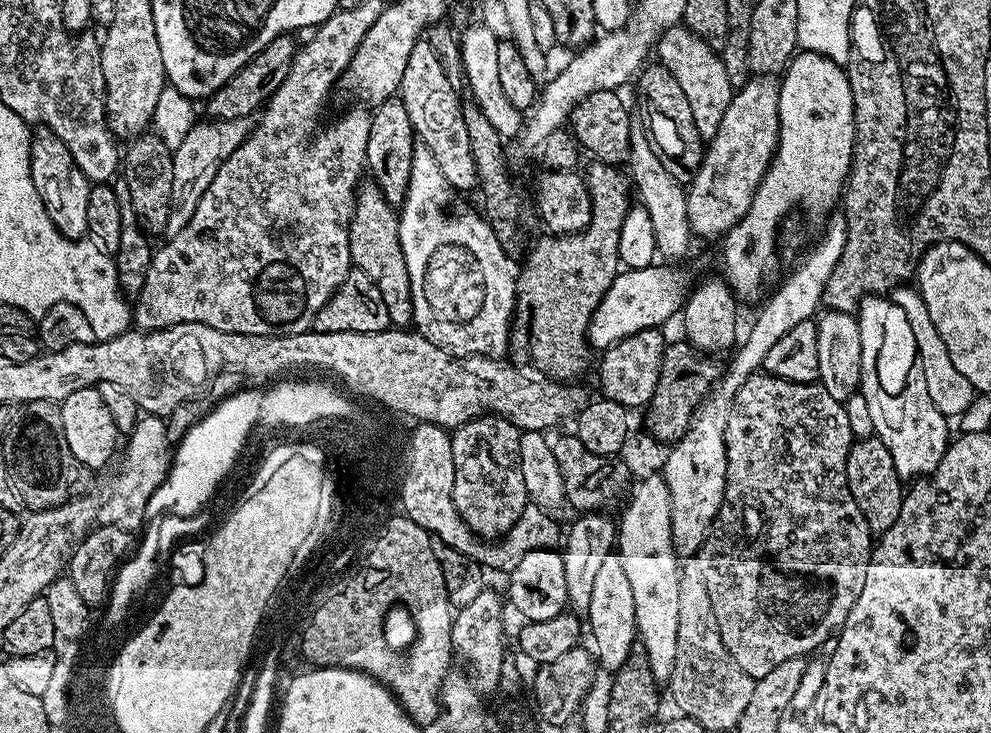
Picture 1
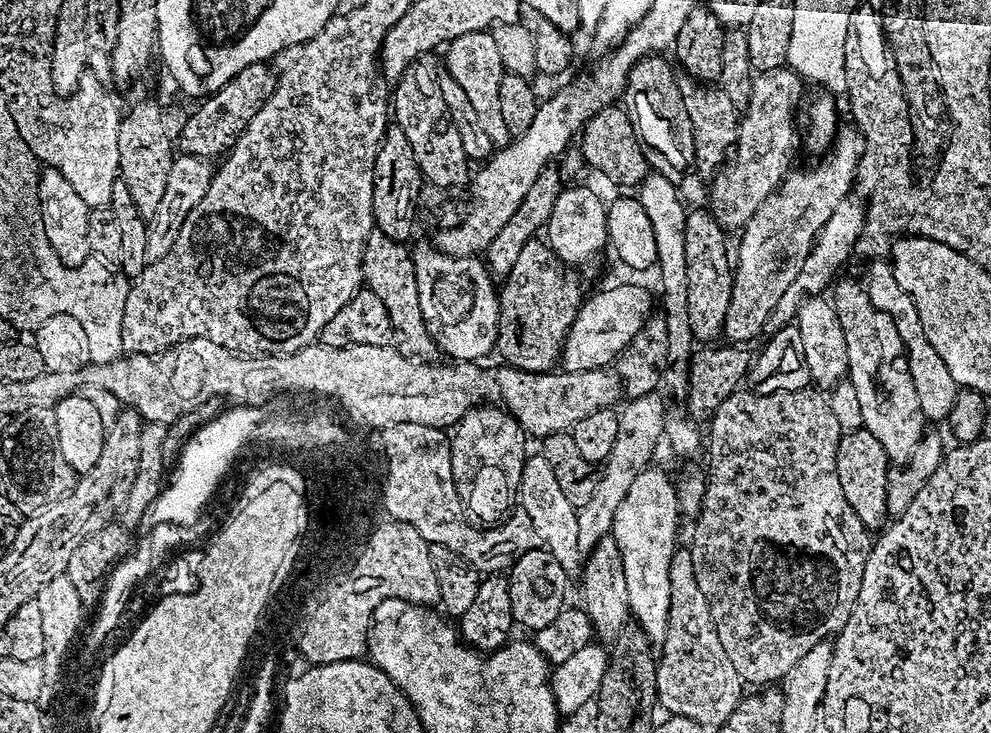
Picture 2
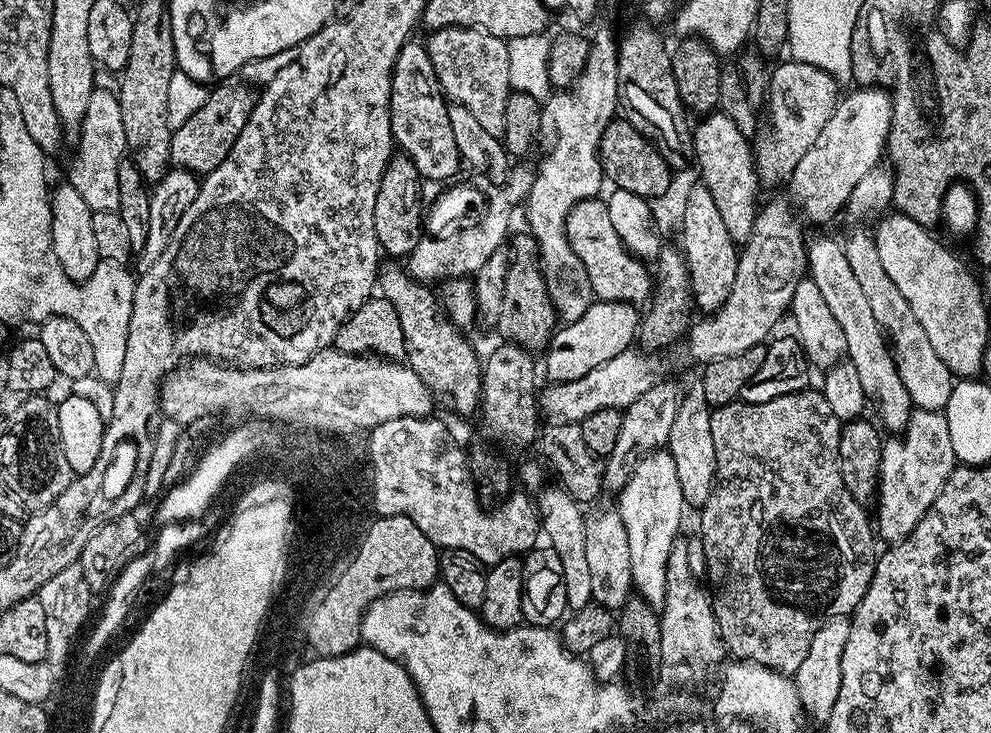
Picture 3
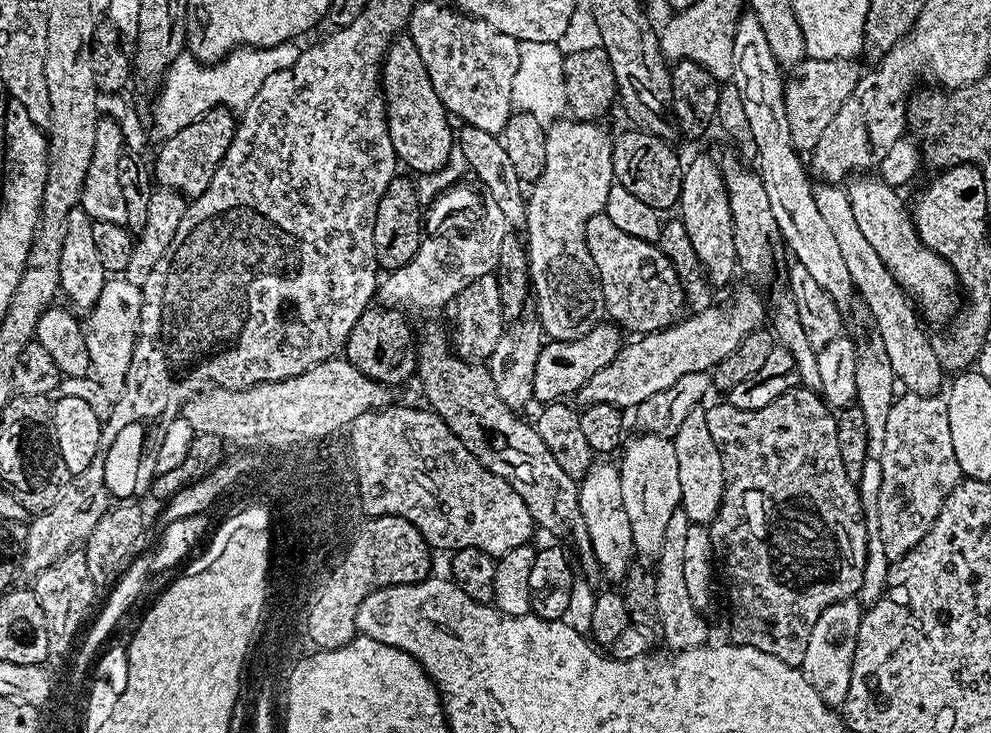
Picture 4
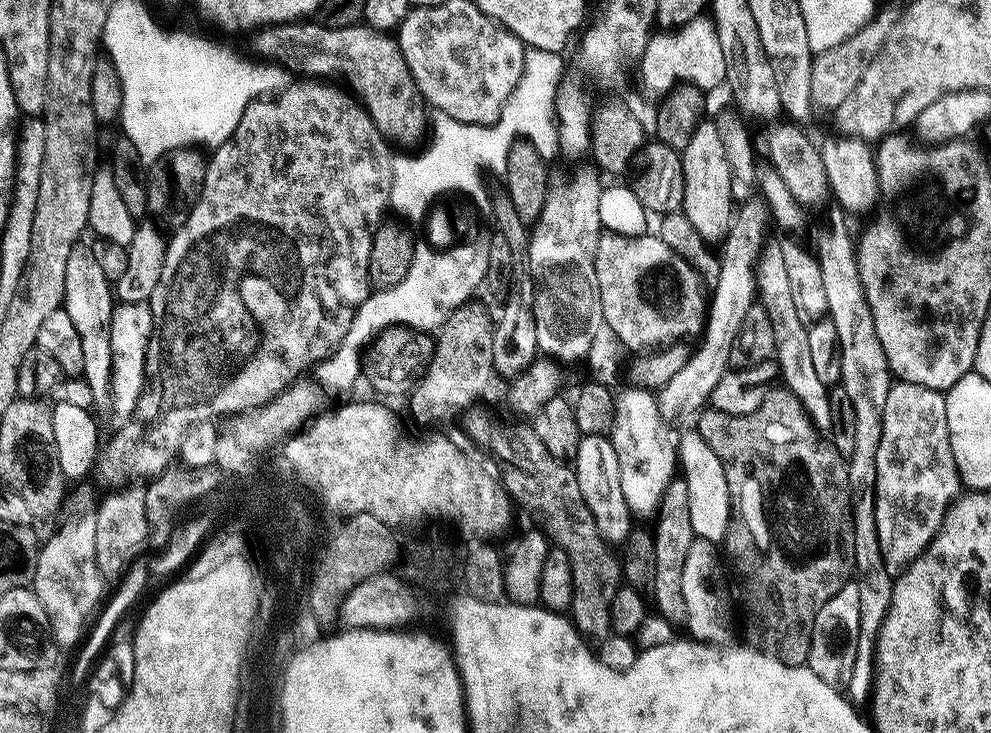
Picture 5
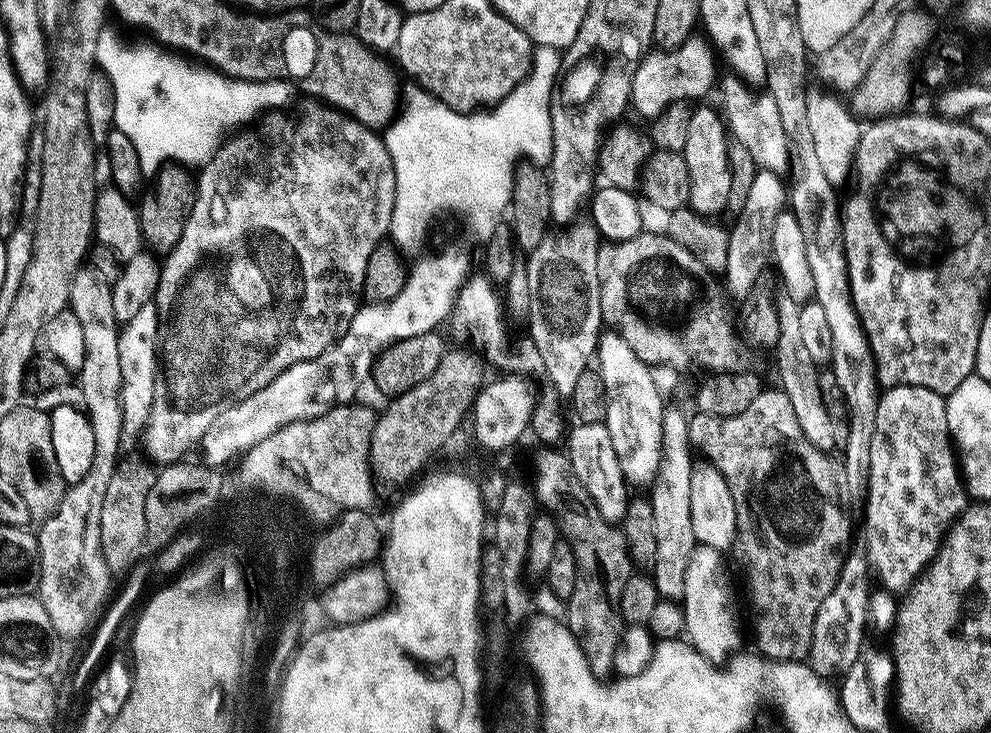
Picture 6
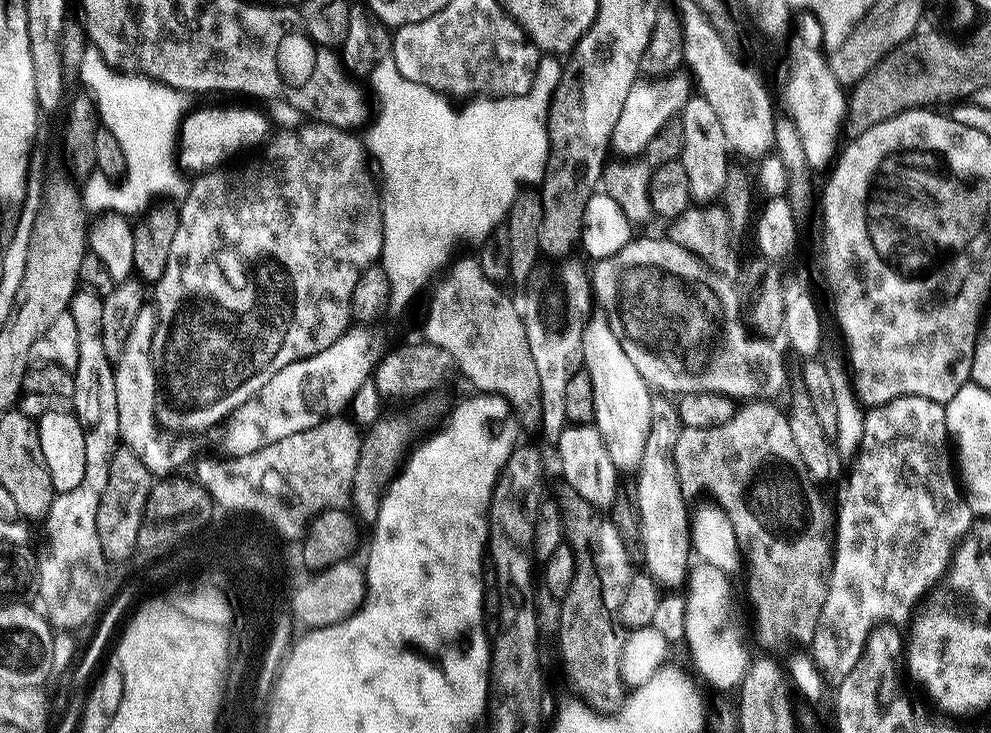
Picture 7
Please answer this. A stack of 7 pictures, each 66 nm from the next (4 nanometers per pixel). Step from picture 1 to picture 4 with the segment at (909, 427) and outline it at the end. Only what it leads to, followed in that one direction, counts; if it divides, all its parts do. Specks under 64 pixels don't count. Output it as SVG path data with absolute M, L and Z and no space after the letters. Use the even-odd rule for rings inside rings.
M773 90L767 101L759 105L758 111L758 116L754 114L750 118L750 127L758 147L756 172L769 195L776 228L780 231L785 247L789 247L796 256L795 261L804 265L813 275L814 282L830 294L830 298L842 312L846 312L856 298L852 276L845 265L833 231L818 209L813 194L814 184L808 178L809 171L806 166L804 168L801 155L792 145L783 91Z

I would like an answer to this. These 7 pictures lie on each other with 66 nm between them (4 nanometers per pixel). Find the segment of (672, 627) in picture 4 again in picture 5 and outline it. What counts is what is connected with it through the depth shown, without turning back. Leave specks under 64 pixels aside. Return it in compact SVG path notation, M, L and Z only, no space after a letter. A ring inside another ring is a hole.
M673 479L669 484L660 501L655 520L656 530L654 529L655 540L653 542L655 571L650 593L656 599L655 611L666 617L673 626L679 626L686 621L686 602L682 598L682 566L686 566L686 553L690 550L690 542L694 538L690 524L686 486L682 479Z

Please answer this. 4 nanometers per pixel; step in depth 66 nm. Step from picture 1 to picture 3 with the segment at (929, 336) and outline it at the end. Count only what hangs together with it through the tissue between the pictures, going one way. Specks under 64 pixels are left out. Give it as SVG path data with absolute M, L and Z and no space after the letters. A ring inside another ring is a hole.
M860 228L854 229L843 248L849 266L858 279L874 313L878 324L884 330L889 340L897 372L916 408L926 409L928 412L943 411L948 404L954 374L944 362L938 358L926 335L926 330L919 325L914 310L906 298L899 293L898 286L891 281L882 262L879 261L878 250L873 235Z

